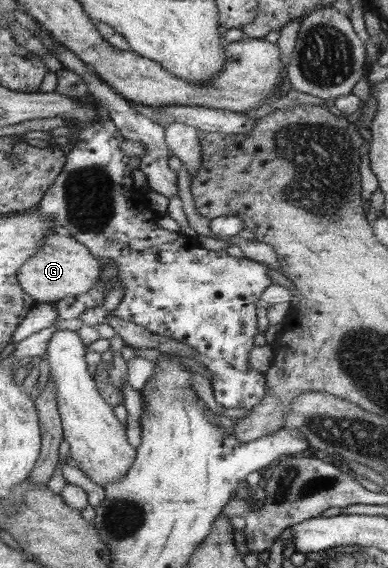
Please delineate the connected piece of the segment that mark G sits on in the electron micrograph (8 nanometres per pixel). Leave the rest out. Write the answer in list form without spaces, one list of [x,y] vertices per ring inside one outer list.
[[[49,232],[38,253],[26,261],[17,273],[19,286],[35,303],[51,303],[63,297],[77,297],[92,291],[100,280],[100,263],[83,243],[70,235]]]

